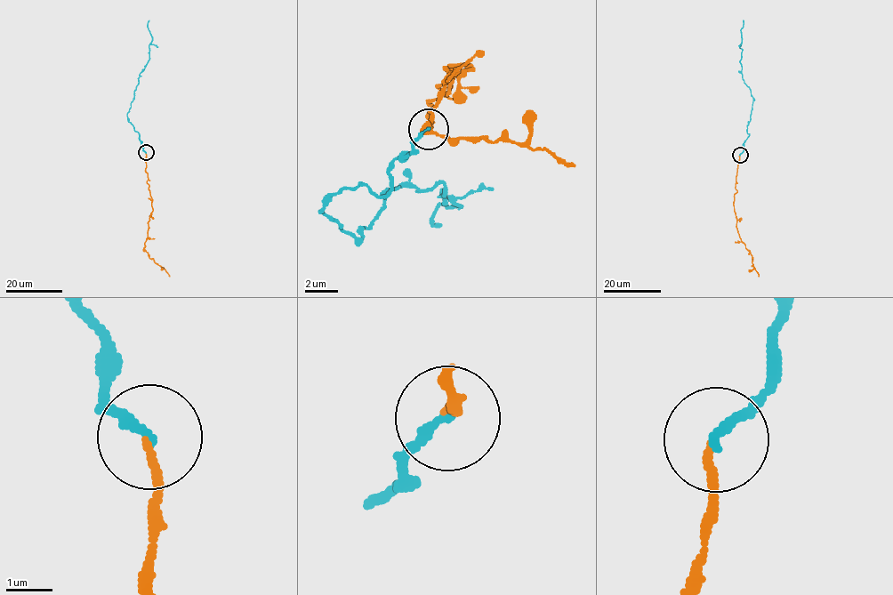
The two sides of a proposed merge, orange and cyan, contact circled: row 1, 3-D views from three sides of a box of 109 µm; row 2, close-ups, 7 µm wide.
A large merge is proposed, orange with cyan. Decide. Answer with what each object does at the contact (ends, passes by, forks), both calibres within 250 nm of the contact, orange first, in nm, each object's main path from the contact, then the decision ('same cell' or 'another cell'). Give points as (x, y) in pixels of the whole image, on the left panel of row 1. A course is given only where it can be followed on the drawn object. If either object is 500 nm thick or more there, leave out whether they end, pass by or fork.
orange ends | cyan ends | 150/220 nm | orange via (145, 152), (145, 172), (152, 212), (144, 248), (148, 256), (170, 276) | cyan via (145, 152), (127, 112), (139, 74), (149, 58), (151, 35), (148, 27), (148, 20) | same cell

